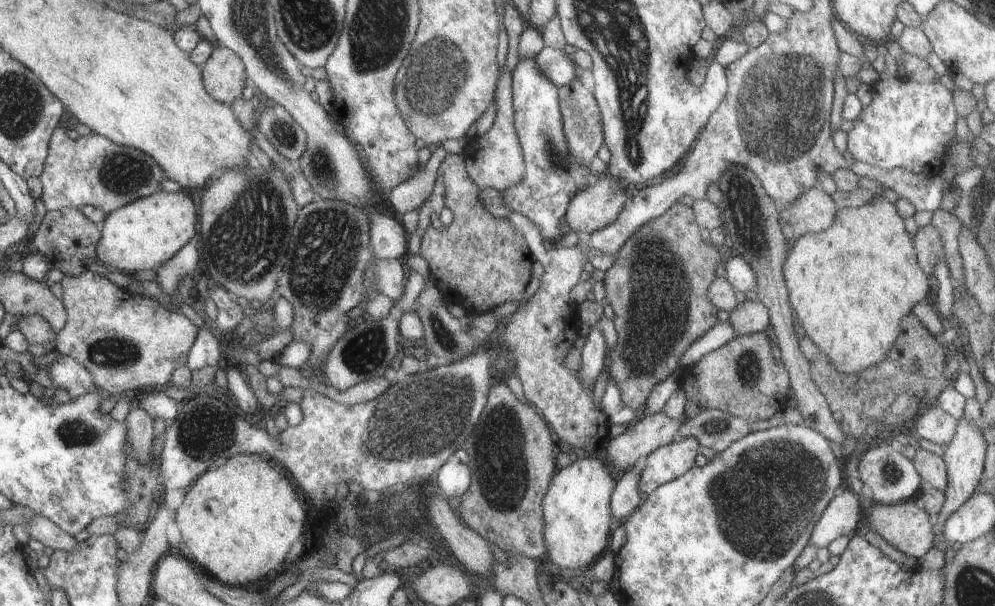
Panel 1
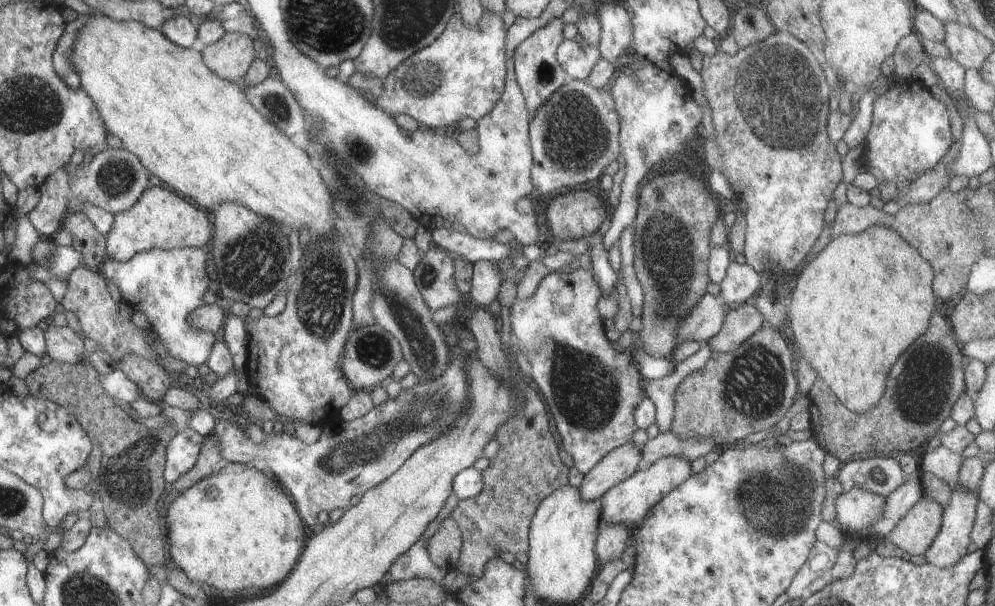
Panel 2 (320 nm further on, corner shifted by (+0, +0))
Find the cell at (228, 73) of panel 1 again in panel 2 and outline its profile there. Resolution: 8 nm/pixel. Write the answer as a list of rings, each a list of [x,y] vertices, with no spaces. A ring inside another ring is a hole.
[[[226,32],[221,40],[200,49],[203,62],[219,78],[238,83],[256,58],[256,50],[249,36]]]

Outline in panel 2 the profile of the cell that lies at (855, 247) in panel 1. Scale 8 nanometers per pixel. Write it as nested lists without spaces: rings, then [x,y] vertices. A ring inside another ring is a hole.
[[[870,226],[861,234],[839,235],[832,238],[826,248],[819,251],[815,258],[808,262],[808,265],[804,264],[804,267],[796,272],[796,278],[797,282],[793,287],[788,310],[788,325],[785,330],[788,337],[798,345],[803,358],[826,382],[831,393],[840,400],[843,406],[846,406],[850,411],[858,412],[858,414],[864,414],[864,412],[872,410],[884,394],[886,378],[888,378],[888,372],[890,372],[892,364],[896,362],[898,356],[904,350],[907,350],[920,336],[928,331],[930,318],[936,310],[936,298],[932,288],[934,272],[931,265],[920,256],[920,252],[914,246],[910,247],[910,244],[896,230],[886,228],[886,226]]]

